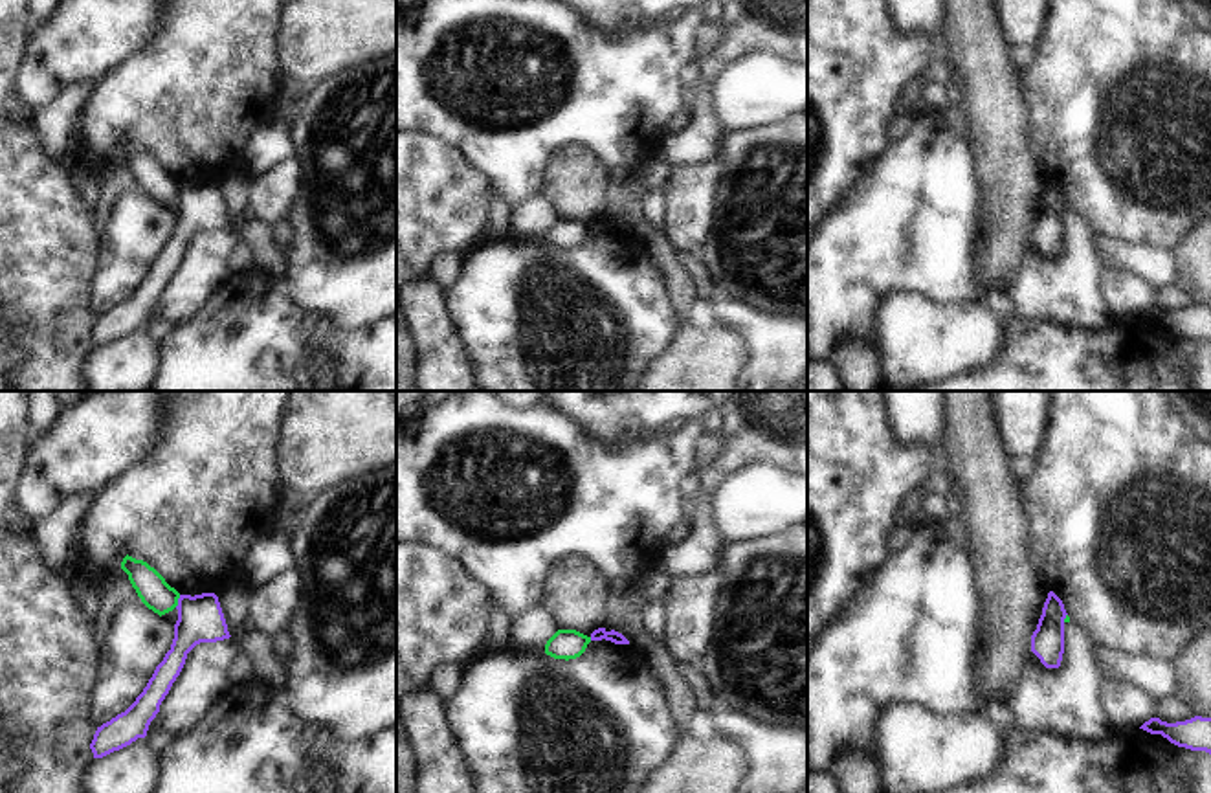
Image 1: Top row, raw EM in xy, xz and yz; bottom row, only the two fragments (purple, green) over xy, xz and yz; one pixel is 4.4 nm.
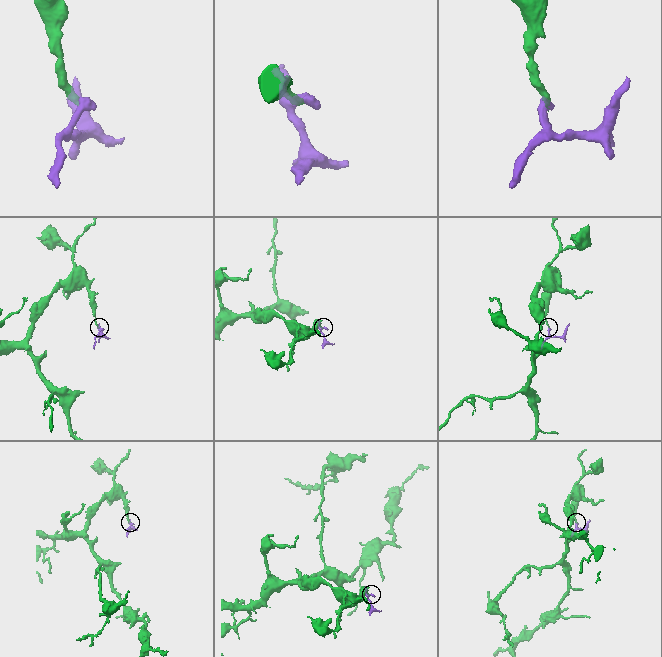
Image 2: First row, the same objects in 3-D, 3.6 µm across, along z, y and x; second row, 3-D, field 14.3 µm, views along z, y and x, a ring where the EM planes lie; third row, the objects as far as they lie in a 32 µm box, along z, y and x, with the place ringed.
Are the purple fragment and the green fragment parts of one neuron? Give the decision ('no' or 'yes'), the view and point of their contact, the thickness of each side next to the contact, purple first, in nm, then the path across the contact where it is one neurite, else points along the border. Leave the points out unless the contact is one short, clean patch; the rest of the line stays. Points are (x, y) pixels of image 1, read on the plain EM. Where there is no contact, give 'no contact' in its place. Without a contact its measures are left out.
no | xy (178, 189) | 200/140 nm | along xy (180, 184), (175, 195)

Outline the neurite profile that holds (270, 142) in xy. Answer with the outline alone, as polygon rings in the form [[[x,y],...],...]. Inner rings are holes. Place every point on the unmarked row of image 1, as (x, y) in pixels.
[[[272,116],[264,123],[257,125],[246,138],[237,154],[237,165],[240,174],[253,180],[279,162],[294,158],[294,154],[295,149],[292,145],[288,121]]]

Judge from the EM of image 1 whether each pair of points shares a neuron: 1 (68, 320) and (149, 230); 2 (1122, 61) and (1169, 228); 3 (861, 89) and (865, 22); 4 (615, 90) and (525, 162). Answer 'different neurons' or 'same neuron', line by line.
1: different neurons
2: same neuron
3: same neuron
4: same neuron

